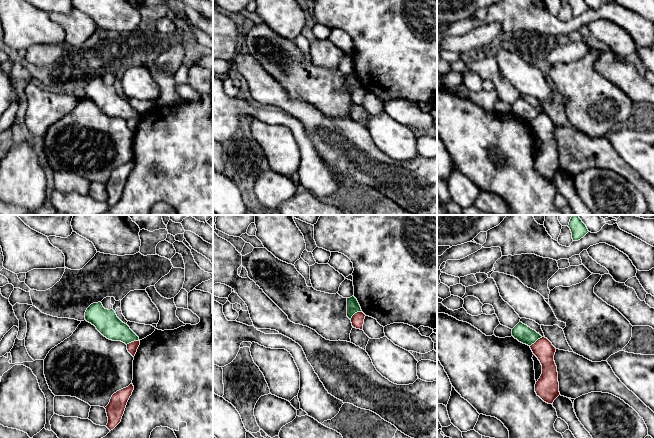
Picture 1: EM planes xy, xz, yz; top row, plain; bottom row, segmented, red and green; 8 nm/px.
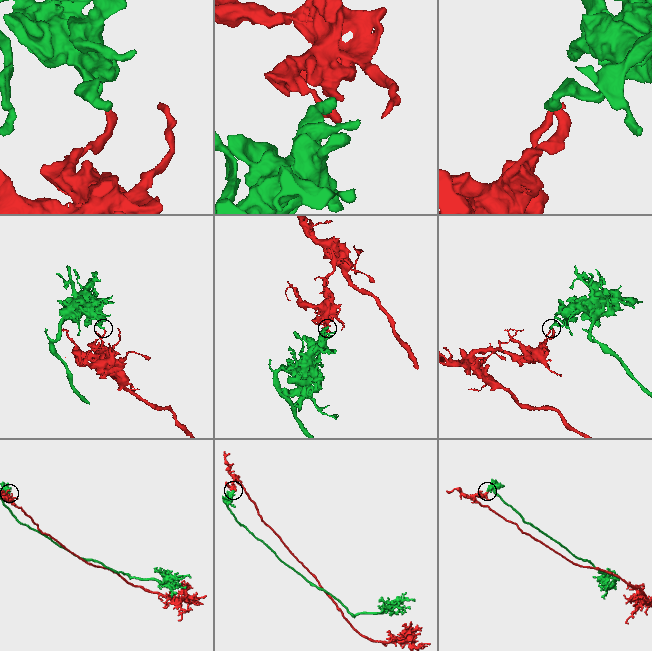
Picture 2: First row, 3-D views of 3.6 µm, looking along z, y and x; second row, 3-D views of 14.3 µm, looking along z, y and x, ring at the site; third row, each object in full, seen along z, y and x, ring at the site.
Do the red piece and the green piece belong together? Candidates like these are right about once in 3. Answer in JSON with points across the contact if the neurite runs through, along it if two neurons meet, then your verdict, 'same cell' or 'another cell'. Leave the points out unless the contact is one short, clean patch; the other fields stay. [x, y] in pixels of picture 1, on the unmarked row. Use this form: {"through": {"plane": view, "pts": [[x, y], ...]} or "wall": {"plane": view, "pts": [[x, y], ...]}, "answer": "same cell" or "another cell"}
{"wall": {"plane": "xz", "pts": [[361, 87], [357, 87], [350, 95]]}, "answer": "another cell"}

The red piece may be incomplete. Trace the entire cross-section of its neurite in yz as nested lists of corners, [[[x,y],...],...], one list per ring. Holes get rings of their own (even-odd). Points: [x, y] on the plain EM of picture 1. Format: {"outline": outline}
{"outline": [[[545,113],[530,122],[542,141],[542,150],[535,160],[535,168],[544,178],[553,180],[560,171],[557,142],[554,137],[556,124]]]}

